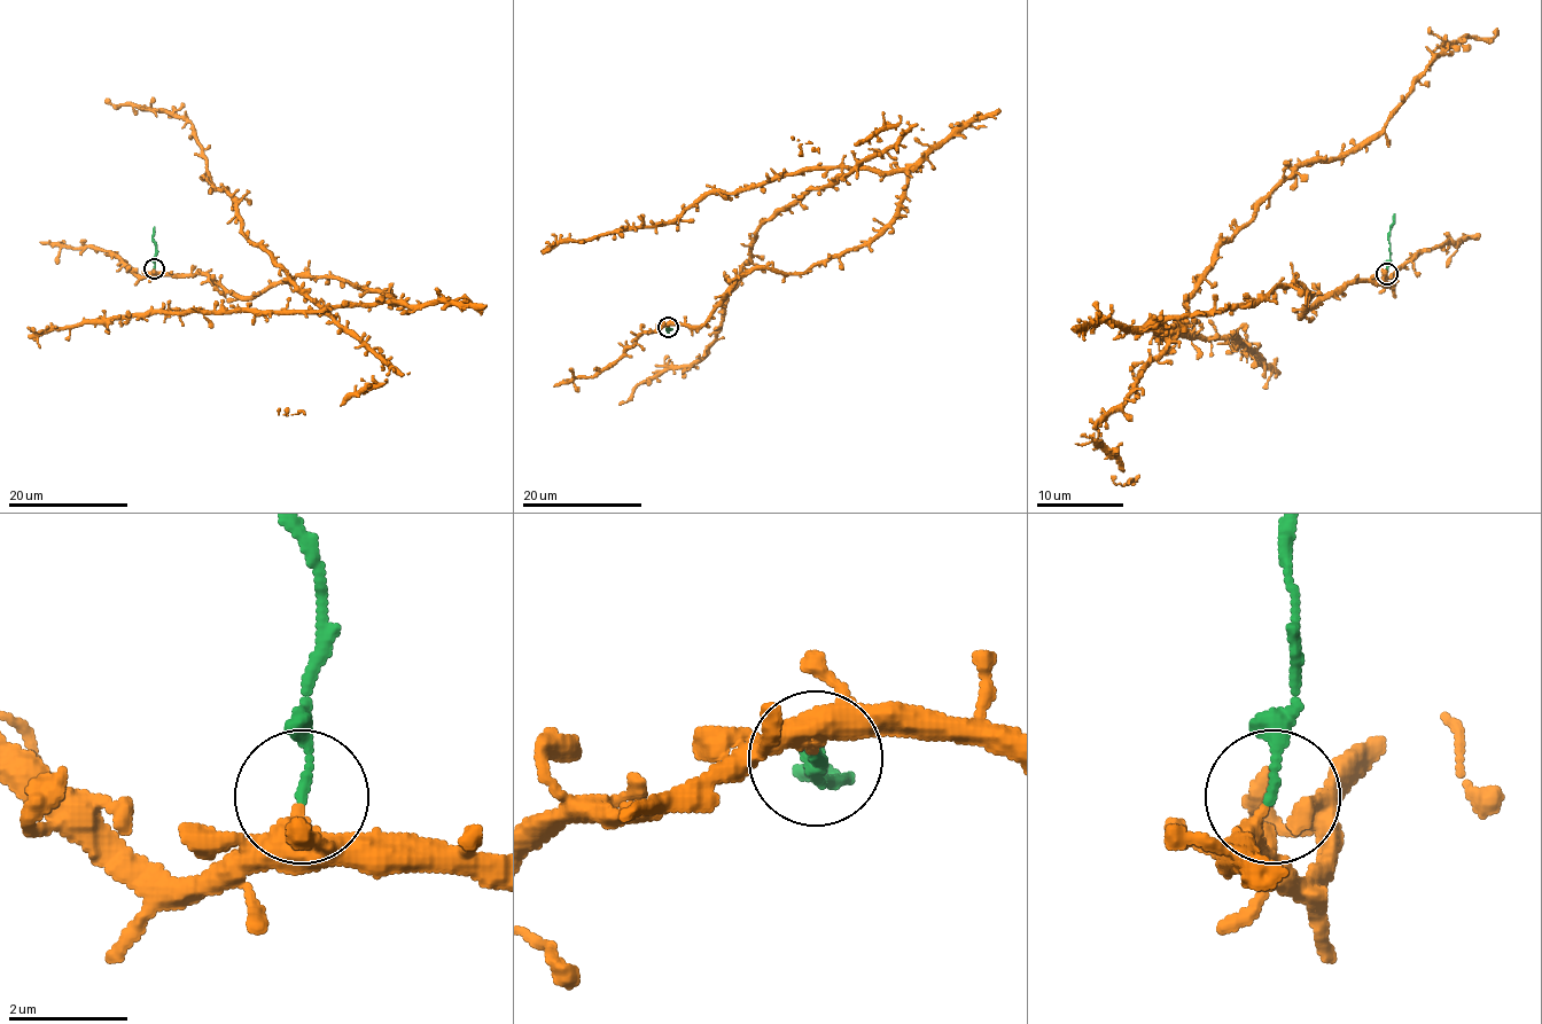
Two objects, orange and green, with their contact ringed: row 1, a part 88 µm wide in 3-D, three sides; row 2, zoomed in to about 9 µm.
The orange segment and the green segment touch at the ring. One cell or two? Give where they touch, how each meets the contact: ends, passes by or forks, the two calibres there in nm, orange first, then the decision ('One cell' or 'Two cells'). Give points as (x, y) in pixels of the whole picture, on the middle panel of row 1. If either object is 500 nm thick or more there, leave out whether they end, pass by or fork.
Place: (668, 327). At the ring orange passes by. At the ring green ends. Thickness 300 nm (orange) against 150 nm. Two cells

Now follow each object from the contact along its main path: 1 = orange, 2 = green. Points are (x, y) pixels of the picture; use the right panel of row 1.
1: (1385, 274), (1305, 315), (1309, 296), (1278, 284), (1157, 328), (1302, 165), (1368, 143), (1450, 44), (1497, 31)
2: (1387, 274), (1389, 226), (1394, 213)

